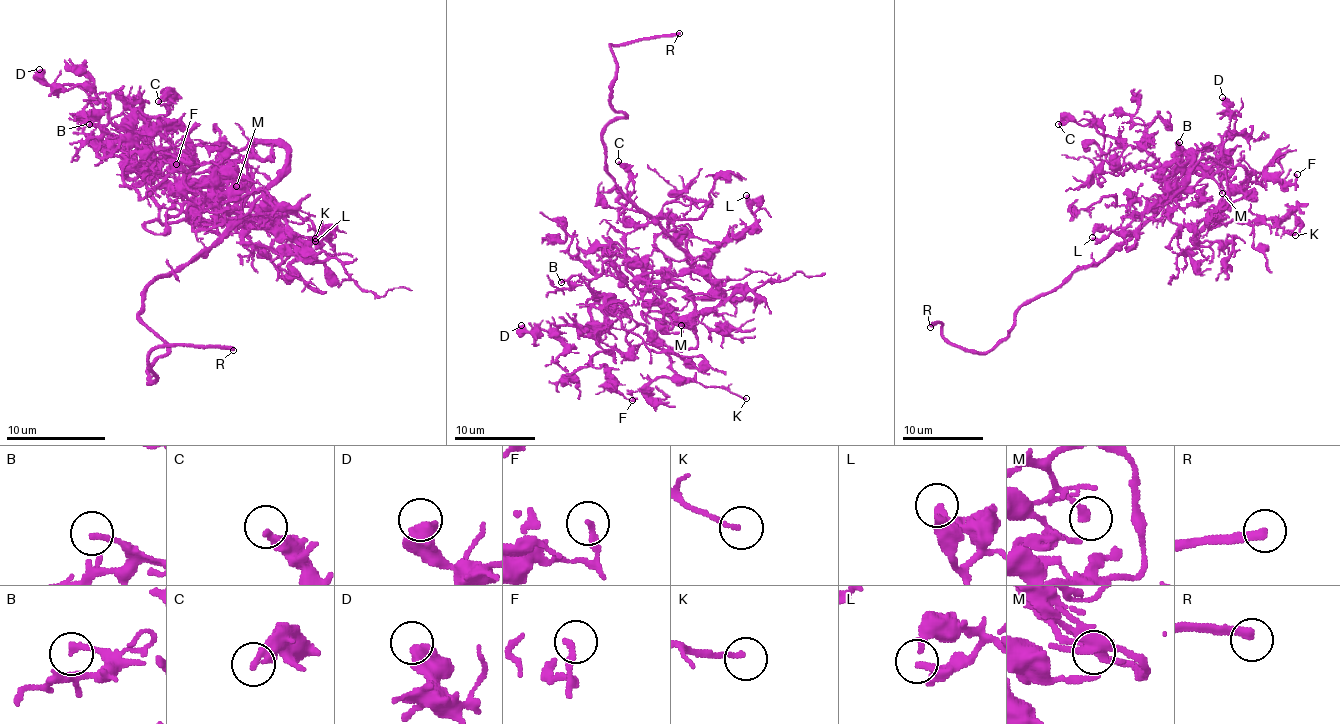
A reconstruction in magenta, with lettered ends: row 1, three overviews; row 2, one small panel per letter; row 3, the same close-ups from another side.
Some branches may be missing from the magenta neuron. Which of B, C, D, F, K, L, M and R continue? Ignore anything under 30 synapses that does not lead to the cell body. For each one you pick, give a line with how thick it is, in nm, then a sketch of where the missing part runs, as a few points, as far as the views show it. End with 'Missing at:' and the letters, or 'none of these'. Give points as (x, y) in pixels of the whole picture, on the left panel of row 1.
B: Thickness 190 nm. Course of what is missing: (89, 124), (104, 119), (79, 109), (59, 66), (41, 54), (29, 32), (9, 17)
R: Thickness 280 nm. Course of what is missing: (233, 350), (253, 358), (270, 378), (270, 388), (236, 418), (166, 415), (71, 388), (11, 385)
Missing at: B, R

